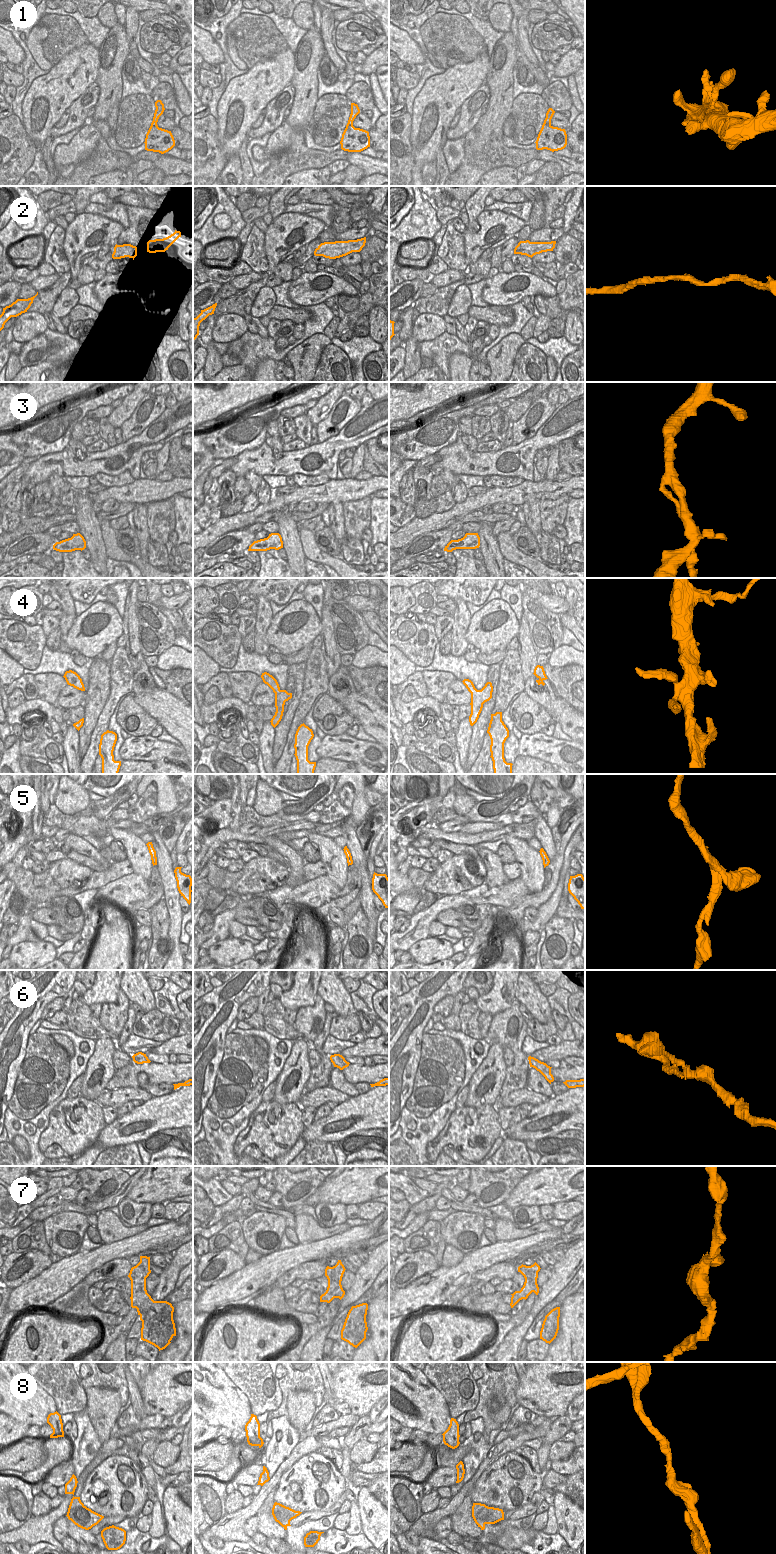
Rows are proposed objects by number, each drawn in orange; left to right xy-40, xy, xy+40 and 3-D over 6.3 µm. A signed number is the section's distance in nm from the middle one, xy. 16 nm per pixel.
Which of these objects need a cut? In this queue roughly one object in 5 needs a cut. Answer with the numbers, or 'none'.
3

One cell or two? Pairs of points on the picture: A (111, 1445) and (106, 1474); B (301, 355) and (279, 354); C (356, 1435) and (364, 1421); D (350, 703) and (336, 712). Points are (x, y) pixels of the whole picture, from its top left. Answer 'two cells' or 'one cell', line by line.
A: two cells
B: two cells
C: one cell
D: two cells

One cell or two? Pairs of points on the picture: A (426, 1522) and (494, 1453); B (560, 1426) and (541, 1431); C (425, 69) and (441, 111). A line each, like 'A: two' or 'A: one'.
A: one
B: two
C: two

